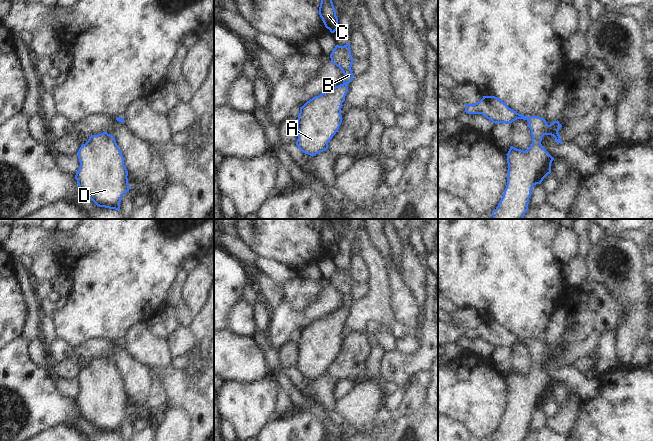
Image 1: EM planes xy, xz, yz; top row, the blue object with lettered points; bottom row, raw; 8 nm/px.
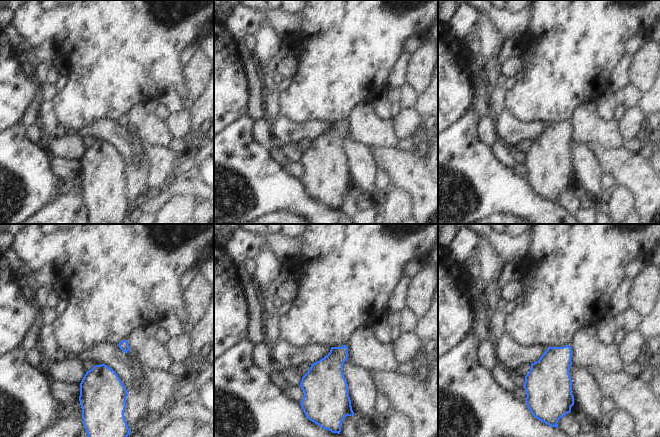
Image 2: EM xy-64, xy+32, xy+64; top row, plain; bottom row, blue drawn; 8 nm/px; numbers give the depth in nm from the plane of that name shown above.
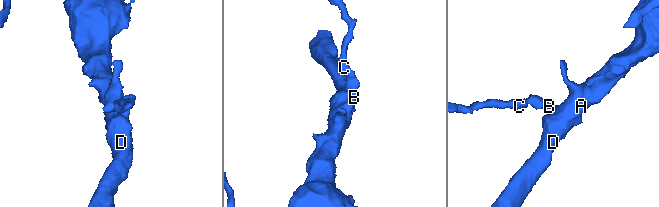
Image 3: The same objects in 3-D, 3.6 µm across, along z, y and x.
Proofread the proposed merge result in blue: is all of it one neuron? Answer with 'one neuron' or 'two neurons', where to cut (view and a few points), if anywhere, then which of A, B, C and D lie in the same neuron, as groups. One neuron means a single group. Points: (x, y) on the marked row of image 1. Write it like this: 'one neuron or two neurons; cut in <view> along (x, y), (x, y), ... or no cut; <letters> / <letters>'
one neuron; no cut; A B C D

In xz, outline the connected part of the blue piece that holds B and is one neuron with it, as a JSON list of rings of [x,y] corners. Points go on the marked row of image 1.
[[[350,43],[336,45],[330,54],[331,62],[338,66],[343,74],[343,83],[313,97],[300,107],[296,145],[305,154],[315,156],[328,149],[328,143],[342,123],[341,106],[348,92],[347,85],[353,80],[351,70],[353,57]]]

